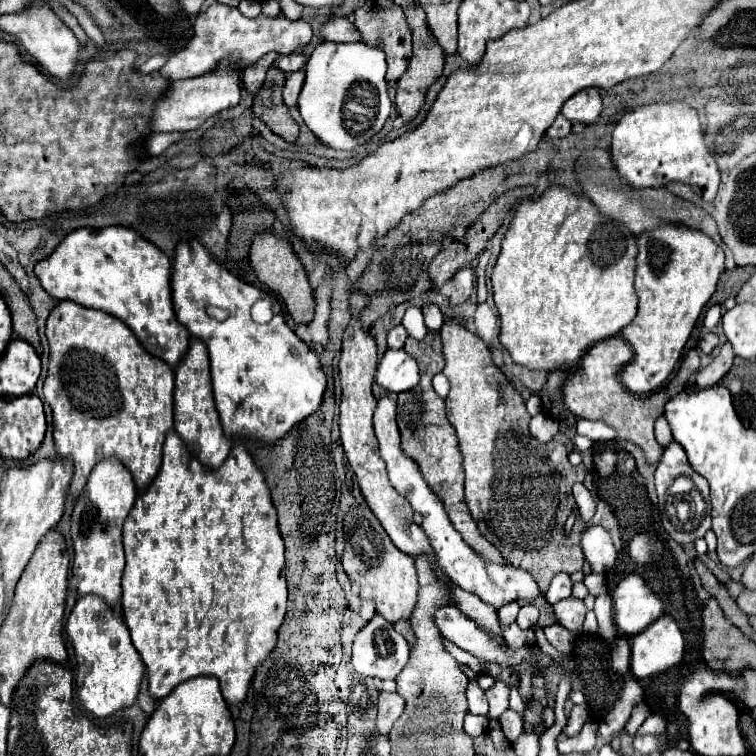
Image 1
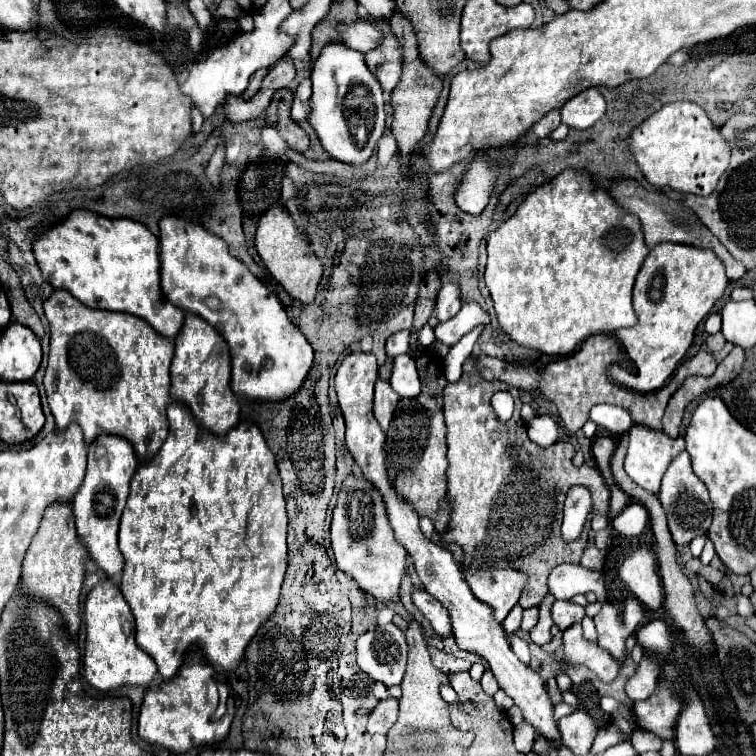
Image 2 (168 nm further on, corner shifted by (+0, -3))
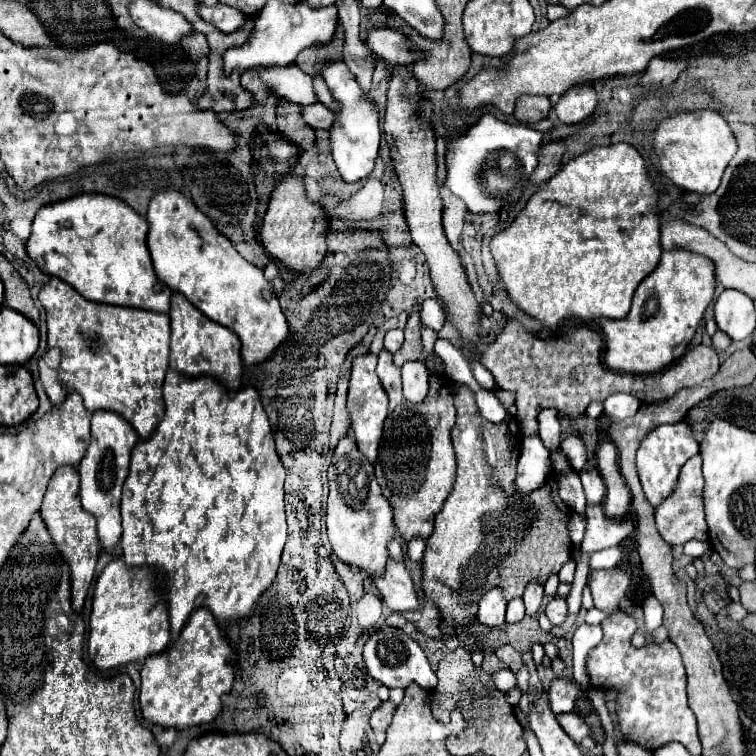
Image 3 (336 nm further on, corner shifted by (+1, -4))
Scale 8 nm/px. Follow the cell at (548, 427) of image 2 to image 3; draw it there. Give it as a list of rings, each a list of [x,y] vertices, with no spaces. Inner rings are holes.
[[[524,437],[520,445],[520,459],[516,469],[514,487],[518,493],[528,495],[540,489],[552,475],[550,451],[540,437]]]

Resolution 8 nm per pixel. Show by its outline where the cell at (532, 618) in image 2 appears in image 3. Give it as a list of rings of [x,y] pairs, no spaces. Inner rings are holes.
[[[532,579],[532,581],[526,585],[526,591],[524,591],[522,599],[524,599],[524,603],[526,603],[526,615],[538,613],[540,605],[542,605],[542,599],[544,599],[544,585],[540,585],[536,579]]]

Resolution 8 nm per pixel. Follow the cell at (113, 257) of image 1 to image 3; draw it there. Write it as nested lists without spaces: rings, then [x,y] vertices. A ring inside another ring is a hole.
[[[80,193],[38,209],[26,251],[44,273],[60,277],[90,301],[166,313],[172,291],[168,287],[166,293],[160,289],[146,235],[148,221],[122,199],[102,193]]]

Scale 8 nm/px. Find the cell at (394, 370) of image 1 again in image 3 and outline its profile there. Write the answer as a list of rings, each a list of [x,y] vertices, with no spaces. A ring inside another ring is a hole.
[[[410,361],[402,367],[402,383],[404,383],[404,399],[410,403],[422,403],[428,395],[428,377],[430,371],[424,363]]]

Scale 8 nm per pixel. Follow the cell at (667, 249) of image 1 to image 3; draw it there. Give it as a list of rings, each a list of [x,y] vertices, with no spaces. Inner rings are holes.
[[[664,251],[658,267],[638,285],[630,313],[622,319],[598,319],[602,333],[606,337],[604,363],[612,371],[622,373],[656,373],[666,365],[670,365],[672,361],[680,359],[688,343],[692,341],[706,307],[714,299],[714,287],[716,287],[716,275],[712,275],[712,263],[708,263],[704,255],[692,255],[688,251]]]

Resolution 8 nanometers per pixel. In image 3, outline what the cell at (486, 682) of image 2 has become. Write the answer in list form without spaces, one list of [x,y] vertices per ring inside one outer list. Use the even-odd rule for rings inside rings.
[[[502,669],[502,671],[498,671],[498,673],[494,673],[492,675],[494,677],[494,681],[496,681],[496,687],[500,689],[500,691],[510,691],[514,685],[516,685],[516,675],[510,671],[510,669]]]

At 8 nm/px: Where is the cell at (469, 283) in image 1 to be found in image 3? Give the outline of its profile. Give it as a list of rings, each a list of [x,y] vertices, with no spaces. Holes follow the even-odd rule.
[[[426,299],[420,305],[420,323],[422,323],[422,327],[440,331],[442,325],[444,325],[444,321],[446,321],[444,309],[442,309],[442,305],[436,299]]]

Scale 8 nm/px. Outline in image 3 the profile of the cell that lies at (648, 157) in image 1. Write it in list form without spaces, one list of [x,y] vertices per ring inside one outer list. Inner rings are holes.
[[[702,109],[668,117],[654,133],[654,145],[664,175],[678,187],[696,193],[714,193],[722,181],[724,169],[738,151],[730,125],[716,111]]]

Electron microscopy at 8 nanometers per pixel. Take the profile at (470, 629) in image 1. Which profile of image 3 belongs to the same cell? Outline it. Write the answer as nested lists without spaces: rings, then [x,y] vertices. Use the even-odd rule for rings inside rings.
[[[388,557],[384,575],[372,577],[372,583],[382,595],[382,601],[392,611],[412,611],[418,607],[418,597],[414,593],[414,583],[402,561]]]

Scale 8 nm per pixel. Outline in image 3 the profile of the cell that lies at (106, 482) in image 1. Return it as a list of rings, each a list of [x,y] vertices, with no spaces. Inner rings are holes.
[[[94,411],[92,415],[92,439],[86,449],[84,459],[78,465],[80,471],[80,499],[82,507],[92,513],[98,521],[98,537],[106,551],[122,537],[122,519],[120,519],[120,491],[130,467],[130,451],[138,441],[136,429],[114,411]]]

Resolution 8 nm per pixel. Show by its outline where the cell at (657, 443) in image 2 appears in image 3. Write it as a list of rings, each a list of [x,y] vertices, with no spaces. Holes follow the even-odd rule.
[[[678,421],[678,423],[672,423],[672,425],[662,425],[662,427],[656,427],[654,431],[650,431],[642,443],[640,443],[640,449],[638,449],[638,455],[636,455],[636,467],[638,467],[638,477],[640,477],[640,483],[644,487],[644,495],[648,499],[648,503],[652,507],[658,507],[664,499],[668,499],[672,495],[672,491],[676,489],[678,485],[678,475],[680,475],[680,467],[698,453],[700,445],[698,441],[694,439],[692,435],[692,429],[690,425],[684,421]]]

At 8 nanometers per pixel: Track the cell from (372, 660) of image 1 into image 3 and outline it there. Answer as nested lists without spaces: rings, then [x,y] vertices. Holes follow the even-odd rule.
[[[394,627],[378,629],[368,639],[368,643],[364,645],[364,663],[366,663],[368,673],[390,689],[394,689],[394,687],[406,689],[412,683],[416,683],[418,687],[422,687],[426,691],[432,691],[432,687],[436,687],[436,675],[430,669],[428,659],[424,655],[424,651],[420,649],[420,645],[414,639],[410,639],[406,633],[402,633],[400,629],[394,629]]]

